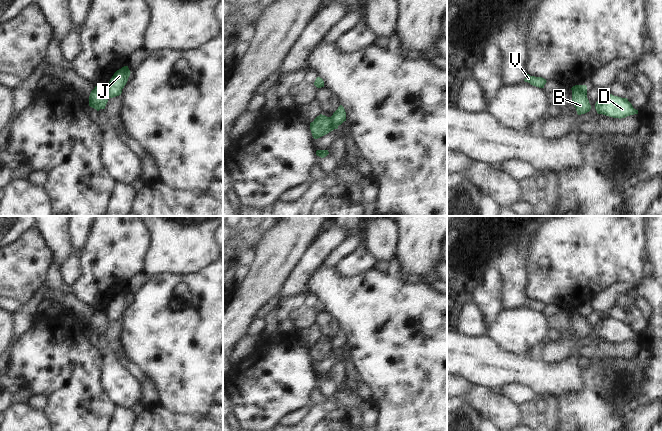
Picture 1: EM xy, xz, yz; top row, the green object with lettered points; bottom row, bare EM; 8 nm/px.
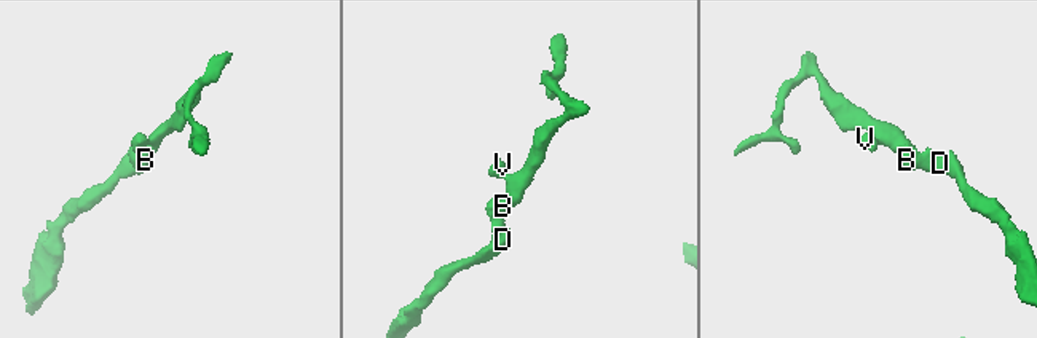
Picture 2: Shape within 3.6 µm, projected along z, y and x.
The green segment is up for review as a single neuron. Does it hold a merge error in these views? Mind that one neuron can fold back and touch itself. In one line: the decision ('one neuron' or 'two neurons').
two neurons

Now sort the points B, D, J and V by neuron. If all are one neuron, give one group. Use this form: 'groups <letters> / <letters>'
groups B D / J V

